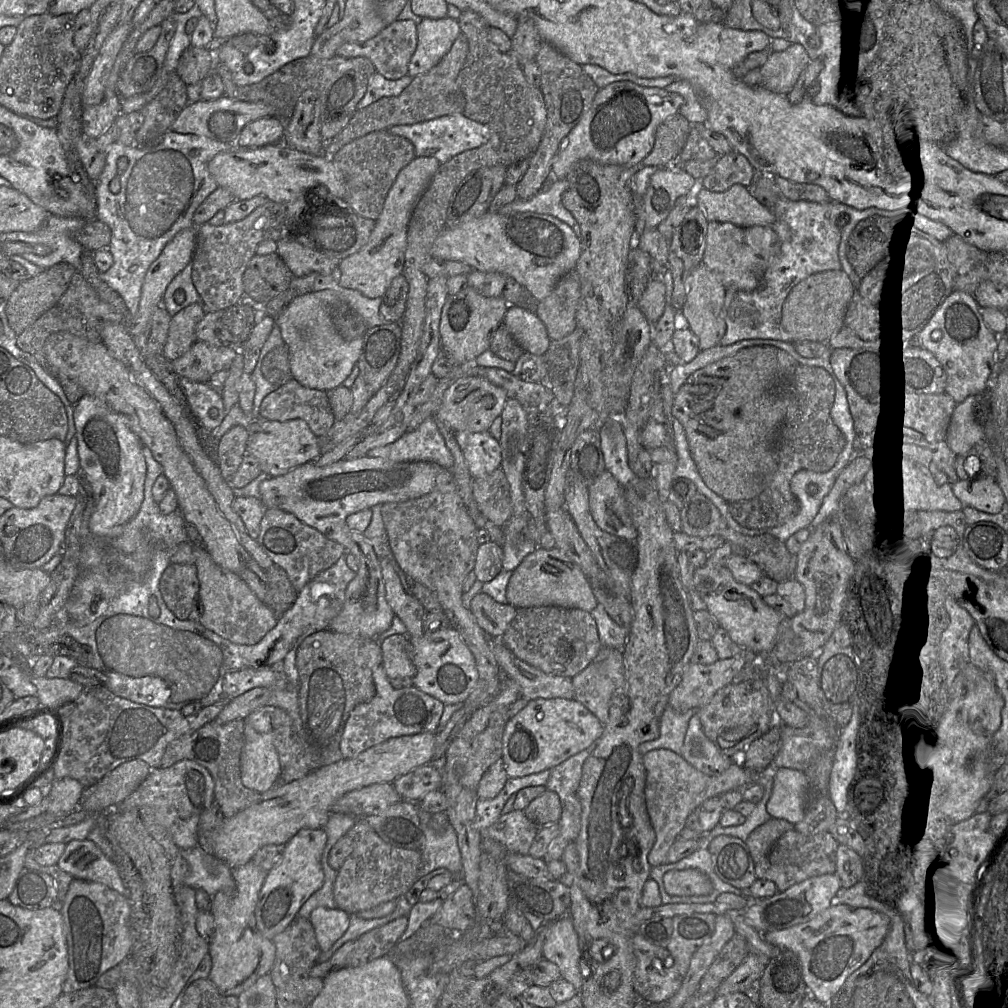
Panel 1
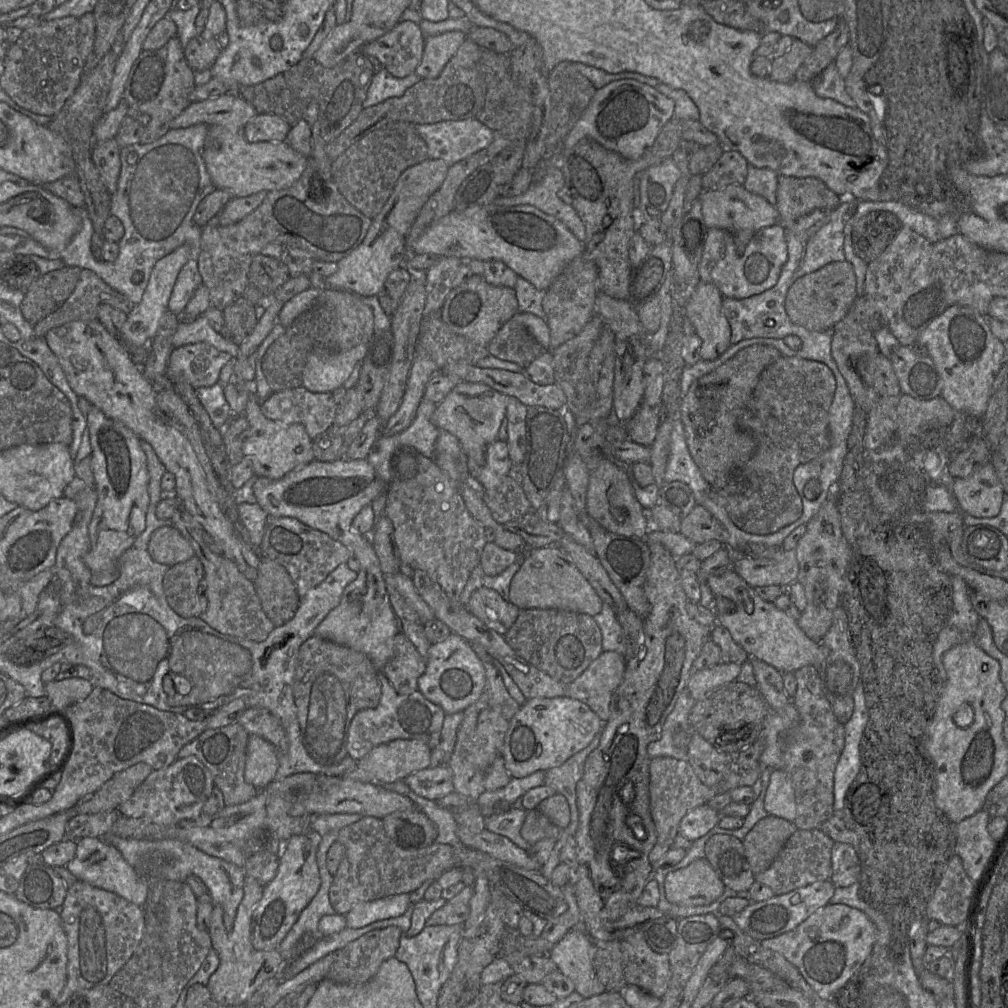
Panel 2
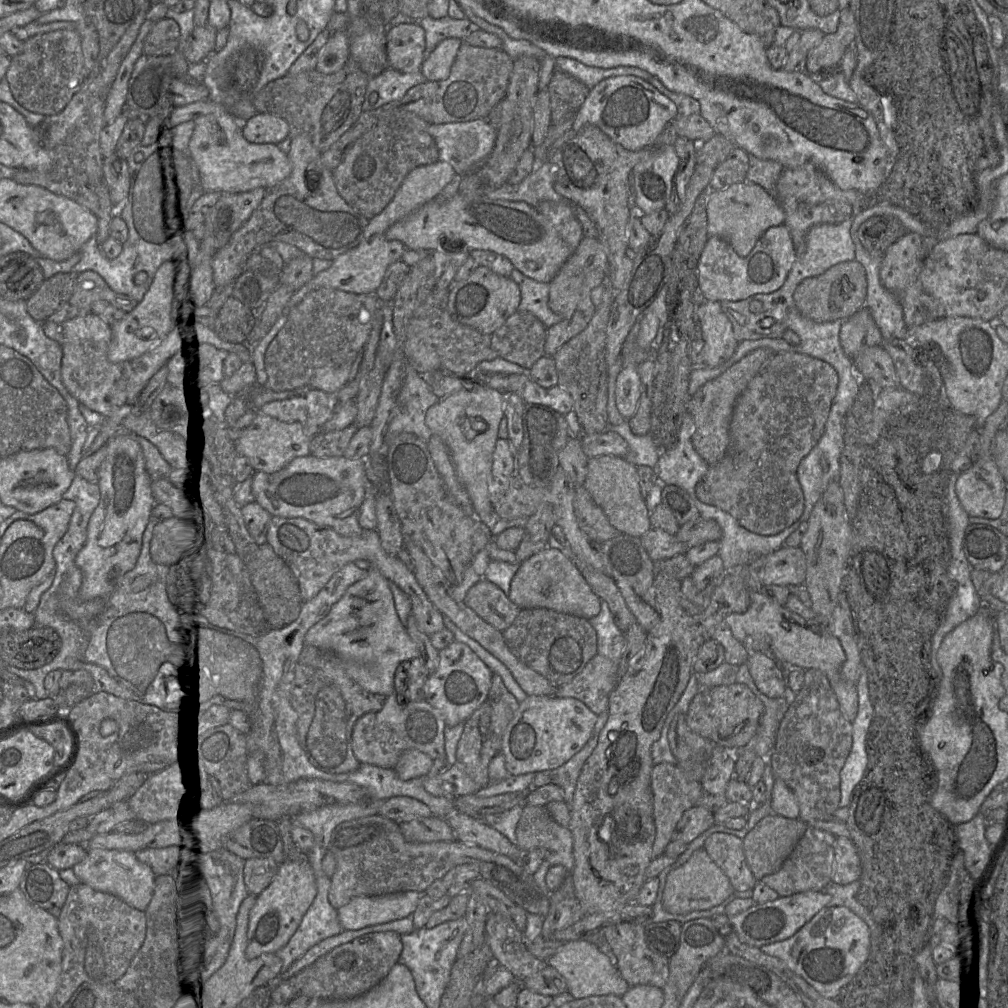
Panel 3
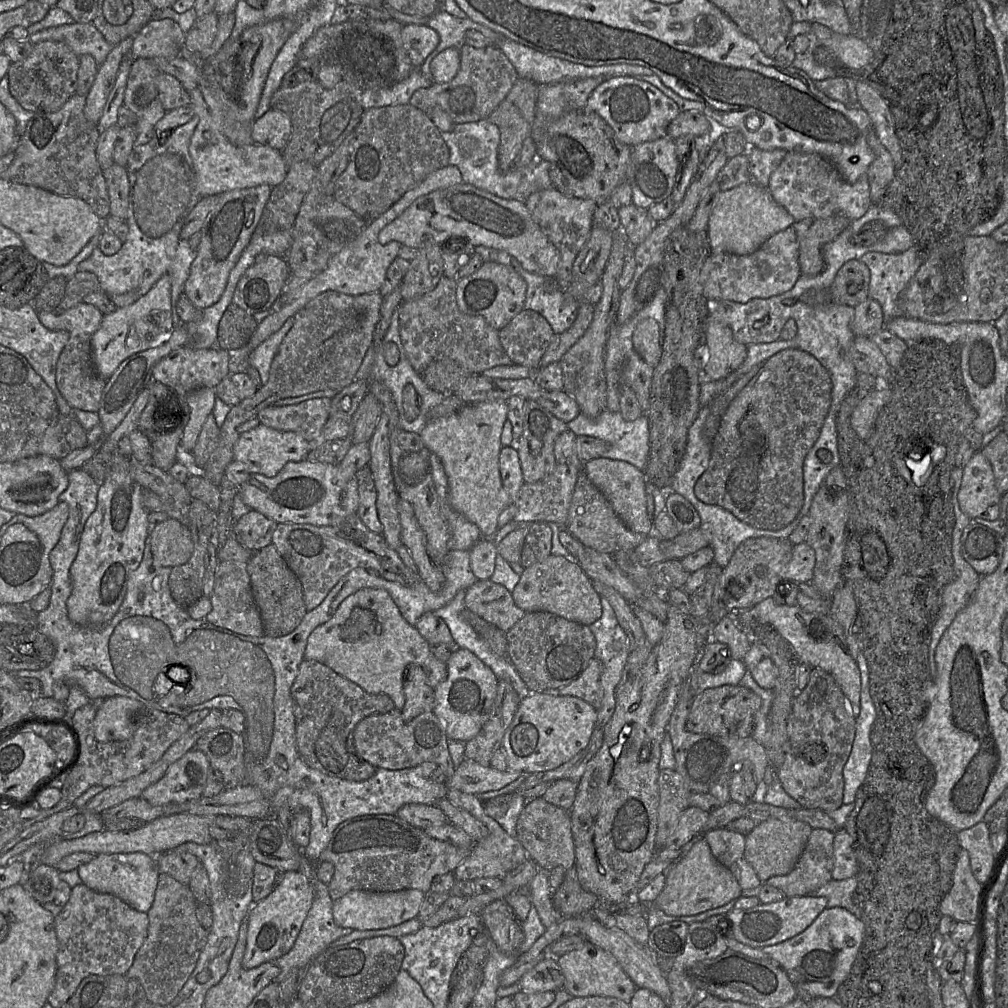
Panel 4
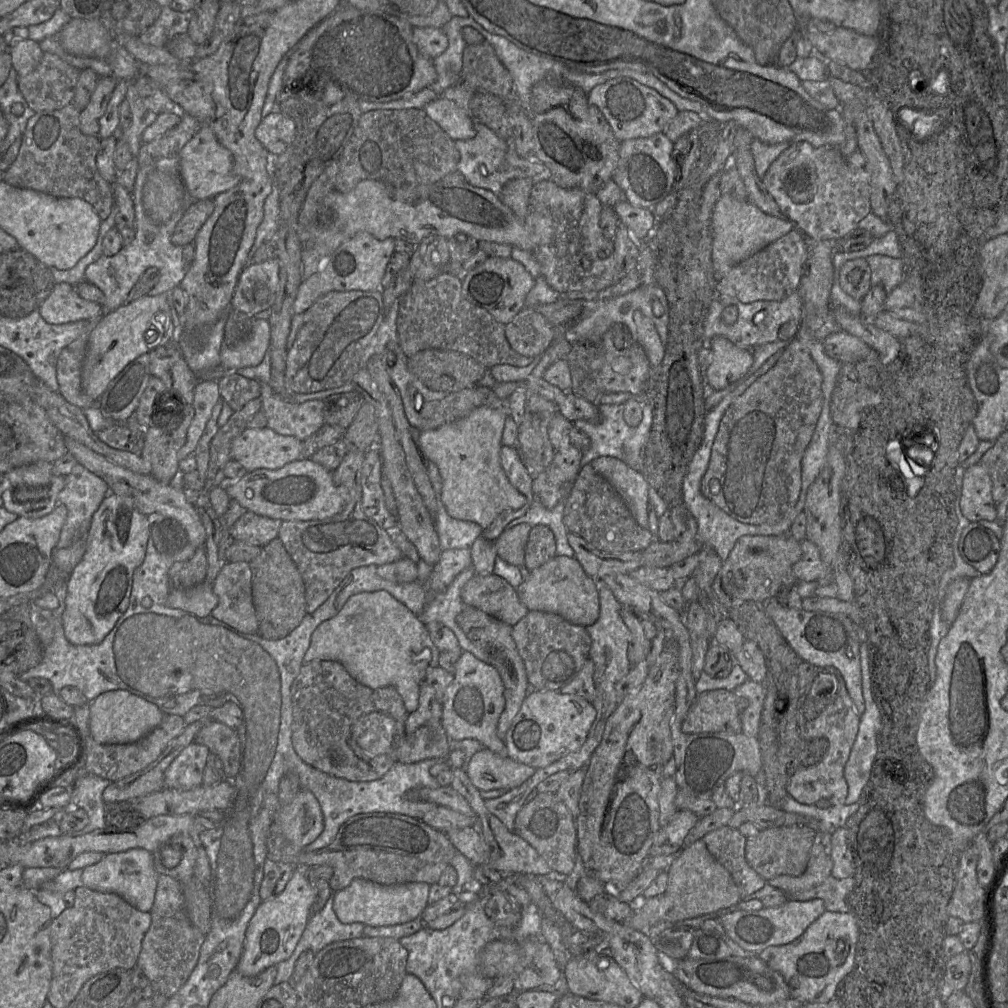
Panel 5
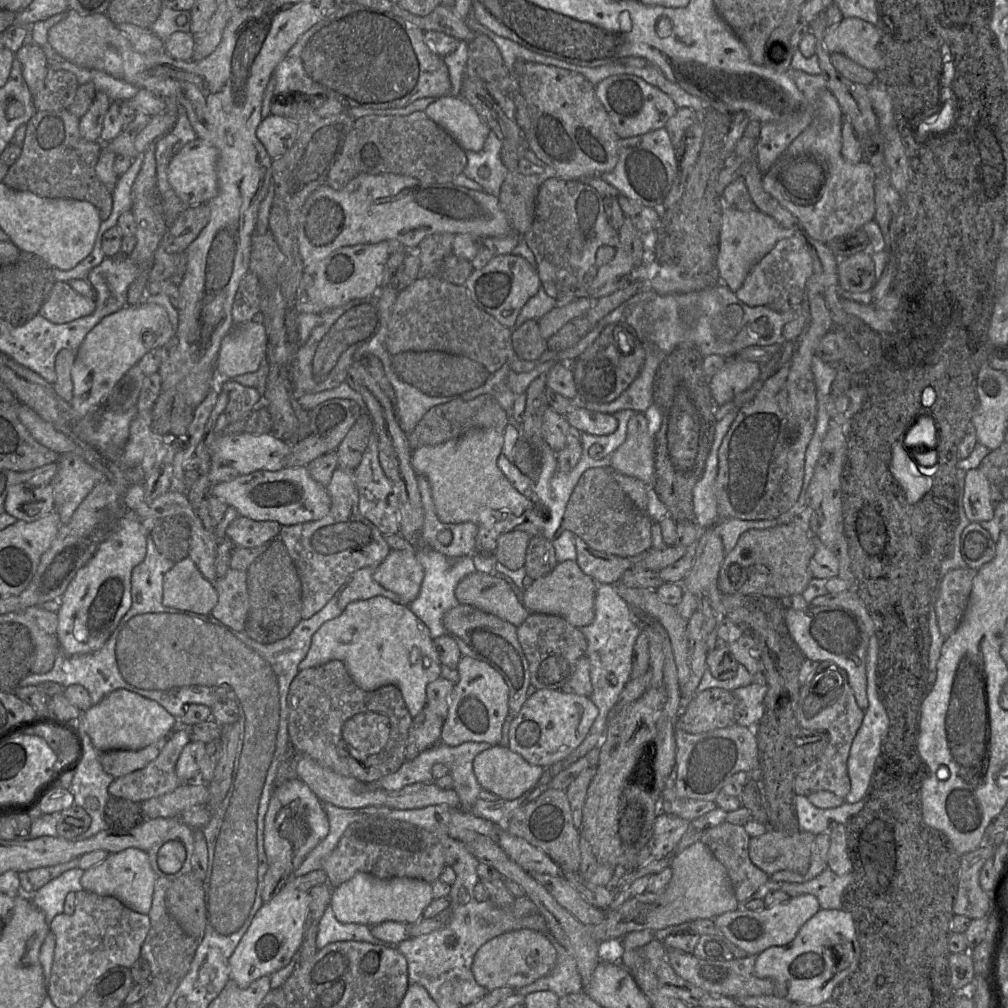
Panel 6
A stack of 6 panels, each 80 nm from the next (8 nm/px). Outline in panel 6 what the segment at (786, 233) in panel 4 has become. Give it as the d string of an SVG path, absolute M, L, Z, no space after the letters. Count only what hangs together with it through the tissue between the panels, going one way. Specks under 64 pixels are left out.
M794 234L778 241L748 273L735 294L749 306L766 306L777 312L799 308L804 300L807 281L813 274L813 261L803 238Z

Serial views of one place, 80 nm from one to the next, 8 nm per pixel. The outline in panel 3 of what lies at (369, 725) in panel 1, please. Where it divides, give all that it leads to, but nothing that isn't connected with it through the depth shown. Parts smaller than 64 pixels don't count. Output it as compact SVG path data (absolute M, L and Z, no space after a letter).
M394 693L386 697L381 710L368 712L355 722L352 731L353 753L360 763L392 769L401 755L409 749L419 750L432 759L446 759L445 727L440 712L426 700L401 704Z

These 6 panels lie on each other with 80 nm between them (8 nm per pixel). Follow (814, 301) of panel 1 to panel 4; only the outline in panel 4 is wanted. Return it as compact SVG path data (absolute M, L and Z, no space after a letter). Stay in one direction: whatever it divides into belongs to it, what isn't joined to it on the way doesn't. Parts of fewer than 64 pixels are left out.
M859 259L845 262L829 288L831 301L839 305L857 307L868 298L870 271Z

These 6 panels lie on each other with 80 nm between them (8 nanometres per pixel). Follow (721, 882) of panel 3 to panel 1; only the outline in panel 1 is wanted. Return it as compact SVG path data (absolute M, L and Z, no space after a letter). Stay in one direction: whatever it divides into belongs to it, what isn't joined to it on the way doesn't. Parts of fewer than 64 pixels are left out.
M698 869L668 871L662 882L670 896L703 896L713 891L709 877Z

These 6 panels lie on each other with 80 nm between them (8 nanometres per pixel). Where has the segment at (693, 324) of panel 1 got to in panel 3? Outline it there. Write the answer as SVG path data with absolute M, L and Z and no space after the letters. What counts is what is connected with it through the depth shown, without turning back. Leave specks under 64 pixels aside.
M702 300L697 309L701 339L704 341L703 364L710 368L728 361L739 344L720 302Z

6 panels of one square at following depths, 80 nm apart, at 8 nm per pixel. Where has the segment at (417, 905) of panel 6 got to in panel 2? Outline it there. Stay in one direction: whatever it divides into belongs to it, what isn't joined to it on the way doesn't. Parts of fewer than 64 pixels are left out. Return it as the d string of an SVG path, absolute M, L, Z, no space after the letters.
M408 893L361 902L345 914L346 924L349 928L362 928L379 920L401 916L411 905Z

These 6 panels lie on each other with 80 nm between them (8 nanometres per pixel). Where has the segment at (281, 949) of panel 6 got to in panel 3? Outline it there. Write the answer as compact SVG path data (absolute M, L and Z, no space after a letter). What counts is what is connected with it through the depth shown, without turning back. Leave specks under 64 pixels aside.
M286 859L270 885L257 896L249 915L246 957L254 959L264 953L276 953L284 947L297 930L304 914L317 893L310 863L299 864Z

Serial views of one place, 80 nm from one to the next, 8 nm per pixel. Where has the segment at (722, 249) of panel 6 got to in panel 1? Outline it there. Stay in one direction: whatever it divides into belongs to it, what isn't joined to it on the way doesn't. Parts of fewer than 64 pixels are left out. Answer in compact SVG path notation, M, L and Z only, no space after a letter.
M732 185L723 192L697 191L696 206L707 222L730 223L739 227L771 226L772 212L758 202L748 187Z

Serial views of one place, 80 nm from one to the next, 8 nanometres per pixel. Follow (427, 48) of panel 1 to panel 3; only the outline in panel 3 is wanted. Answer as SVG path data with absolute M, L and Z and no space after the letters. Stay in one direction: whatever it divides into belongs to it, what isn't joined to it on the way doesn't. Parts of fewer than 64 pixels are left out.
M447 38L434 48L420 69L427 81L441 81L448 78L462 42L463 40L458 38Z

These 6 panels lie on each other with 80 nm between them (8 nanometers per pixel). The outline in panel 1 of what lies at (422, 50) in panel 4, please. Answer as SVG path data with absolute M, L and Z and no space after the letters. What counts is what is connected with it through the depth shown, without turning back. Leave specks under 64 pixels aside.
M396 20L375 37L362 43L347 43L337 50L340 57L363 57L375 67L375 72L388 80L398 80L408 75L408 65L417 47L417 27L411 20Z

